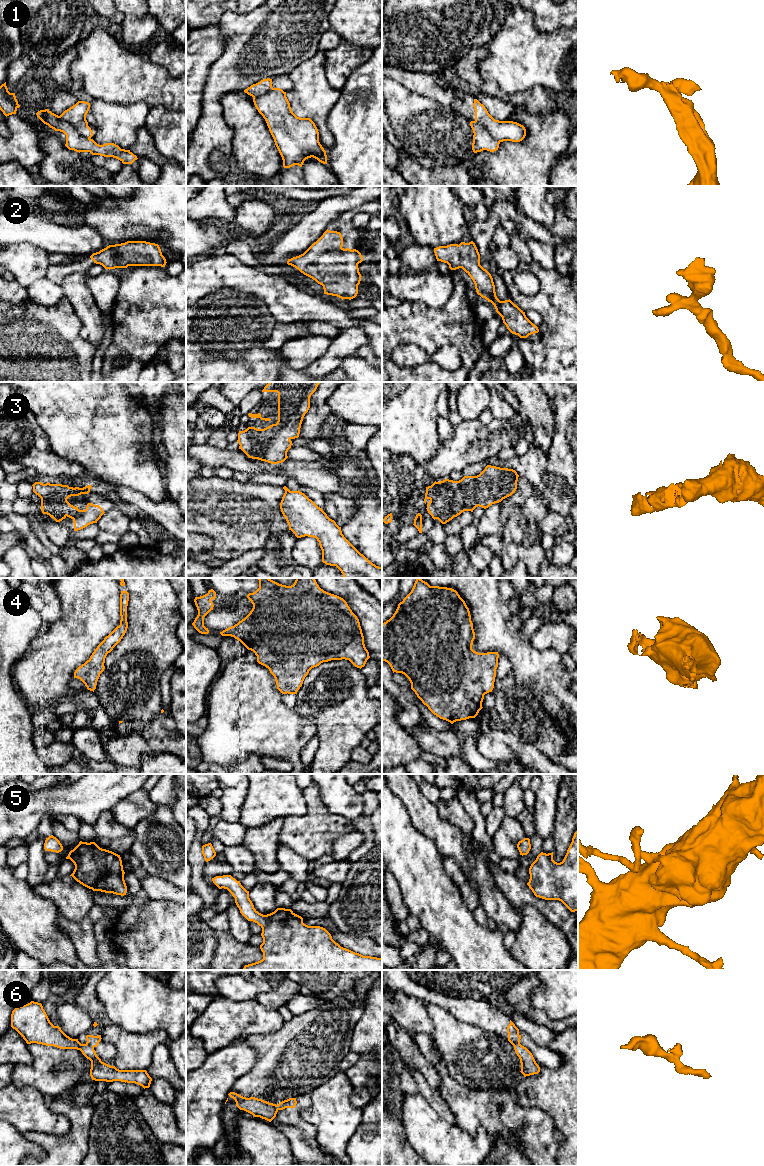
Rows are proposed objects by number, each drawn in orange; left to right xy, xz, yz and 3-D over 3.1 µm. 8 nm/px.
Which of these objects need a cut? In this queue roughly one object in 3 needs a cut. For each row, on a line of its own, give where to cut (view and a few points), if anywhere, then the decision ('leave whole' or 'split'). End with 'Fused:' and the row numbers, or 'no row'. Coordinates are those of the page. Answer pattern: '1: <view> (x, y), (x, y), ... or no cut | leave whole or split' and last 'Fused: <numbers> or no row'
1: xy (58, 116), (89, 138) | split
2: no cut | leave whole
3: no cut | leave whole
4: no cut | leave whole
5: no cut | leave whole
6: xy (86, 1043), (93, 1048) | split
Fused: 1, 6

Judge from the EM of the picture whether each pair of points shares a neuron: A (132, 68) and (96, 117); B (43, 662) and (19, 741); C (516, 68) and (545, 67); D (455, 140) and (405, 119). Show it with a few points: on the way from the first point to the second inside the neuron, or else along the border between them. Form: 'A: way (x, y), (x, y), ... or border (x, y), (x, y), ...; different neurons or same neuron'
A: border (101, 100), (130, 103); different neurons
B: border (16, 687), (25, 702), (33, 710); different neurons
C: way (523, 66), (538, 66); same neuron
D: way (443, 135), (439, 135), (426, 128), (417, 121); same neuron

